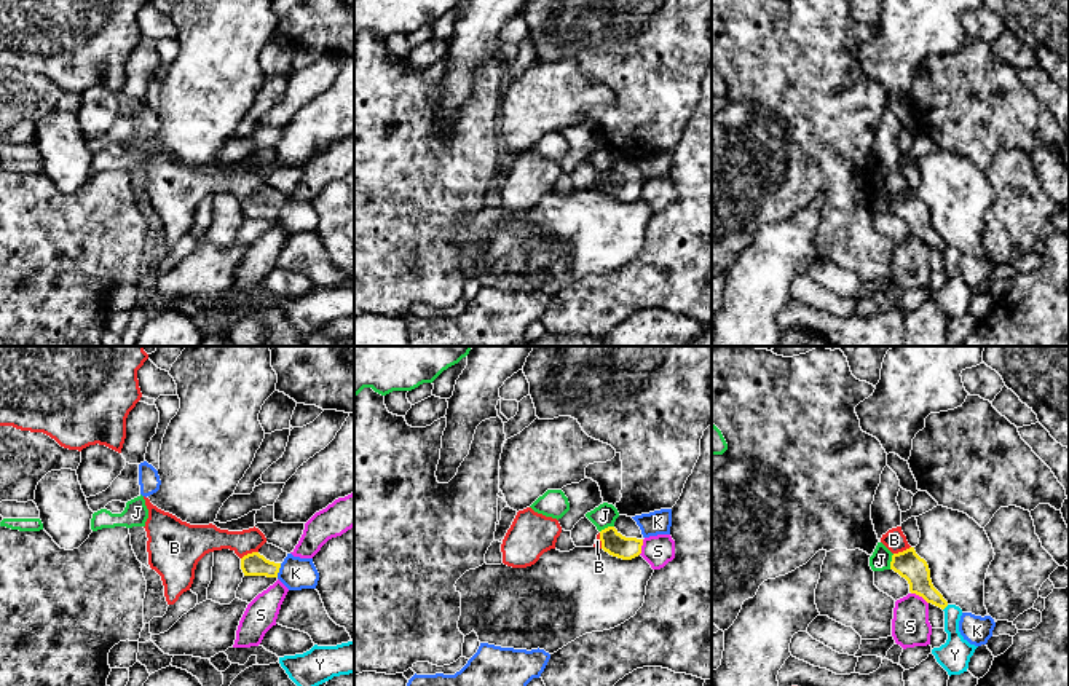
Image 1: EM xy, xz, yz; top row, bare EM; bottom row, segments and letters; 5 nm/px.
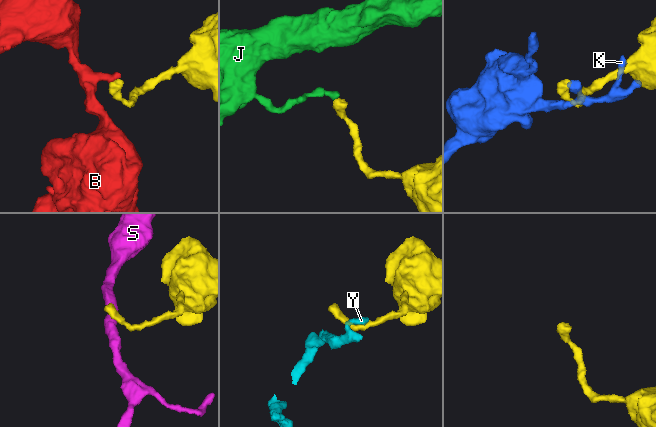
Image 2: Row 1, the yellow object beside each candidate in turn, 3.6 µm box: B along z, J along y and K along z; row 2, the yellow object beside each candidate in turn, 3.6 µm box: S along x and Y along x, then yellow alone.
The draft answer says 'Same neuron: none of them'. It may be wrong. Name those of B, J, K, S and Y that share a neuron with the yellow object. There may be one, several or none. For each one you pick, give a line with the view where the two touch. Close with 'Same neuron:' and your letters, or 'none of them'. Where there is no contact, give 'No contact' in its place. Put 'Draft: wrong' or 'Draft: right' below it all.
Same neuron: none of them
Draft: right

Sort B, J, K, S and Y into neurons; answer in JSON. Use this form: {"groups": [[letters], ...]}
{"groups": [["B"], ["J"], ["K"], ["S"], ["Y"]]}

